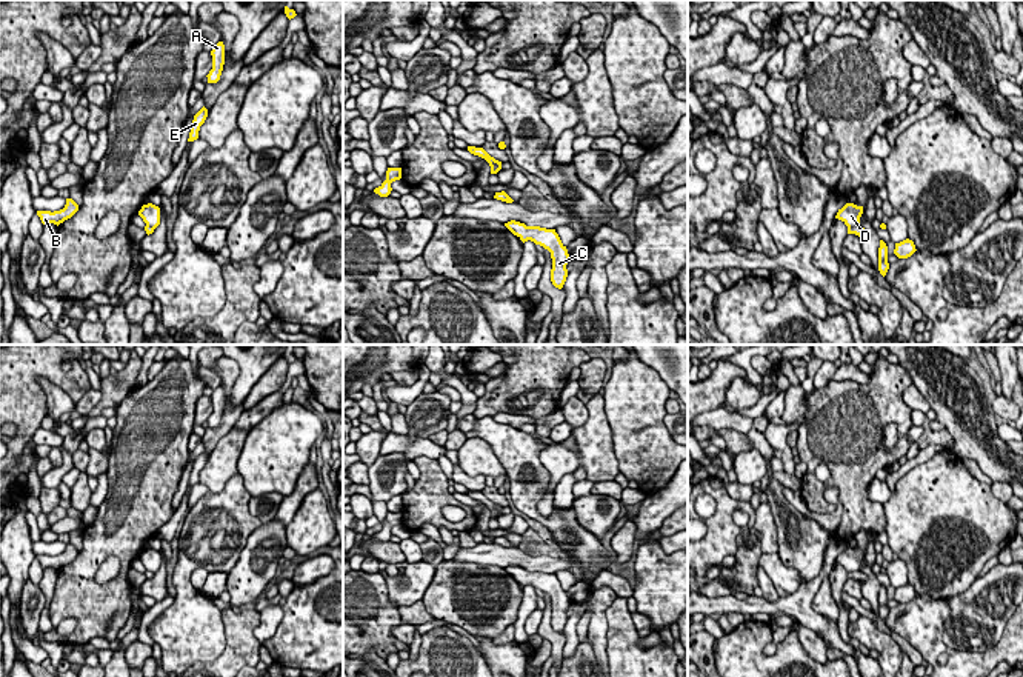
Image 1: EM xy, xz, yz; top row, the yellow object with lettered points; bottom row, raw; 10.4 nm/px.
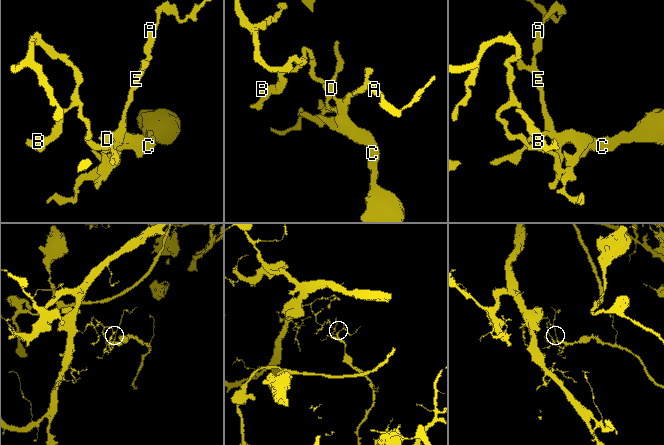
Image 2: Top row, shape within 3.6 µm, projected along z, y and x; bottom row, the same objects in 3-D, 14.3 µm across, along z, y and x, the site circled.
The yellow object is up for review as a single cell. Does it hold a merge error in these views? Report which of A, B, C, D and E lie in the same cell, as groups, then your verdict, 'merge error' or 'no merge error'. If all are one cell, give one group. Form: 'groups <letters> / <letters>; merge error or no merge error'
groups A C D E / B; merge error

